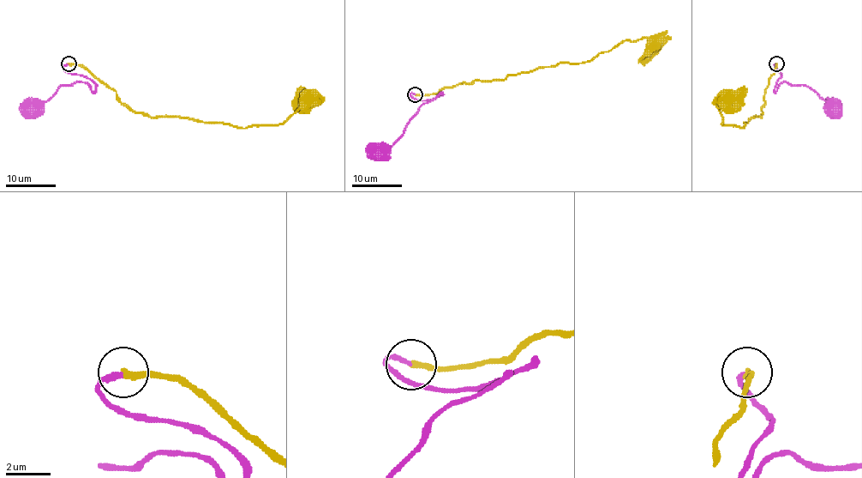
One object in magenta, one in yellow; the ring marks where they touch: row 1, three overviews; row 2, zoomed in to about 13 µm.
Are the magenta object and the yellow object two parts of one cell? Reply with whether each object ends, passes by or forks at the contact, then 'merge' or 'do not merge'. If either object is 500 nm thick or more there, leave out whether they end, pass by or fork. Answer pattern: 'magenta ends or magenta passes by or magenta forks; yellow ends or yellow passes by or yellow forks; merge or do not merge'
magenta ends; yellow ends; do not merge

